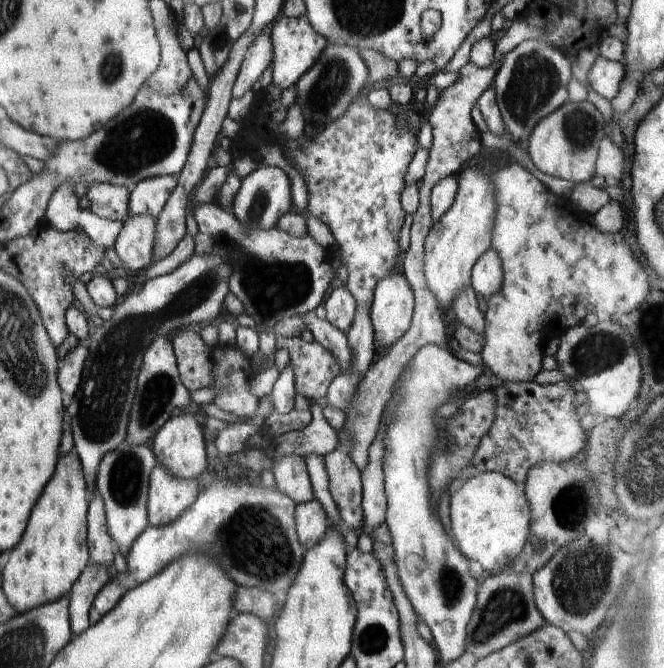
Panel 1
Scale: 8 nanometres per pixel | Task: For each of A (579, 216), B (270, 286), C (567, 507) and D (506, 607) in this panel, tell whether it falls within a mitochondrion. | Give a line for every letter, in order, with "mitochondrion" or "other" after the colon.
A: other
B: mitochondrion
C: mitochondrion
D: mitochondrion

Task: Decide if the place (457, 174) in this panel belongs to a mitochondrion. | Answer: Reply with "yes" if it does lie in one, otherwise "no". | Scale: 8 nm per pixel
no

